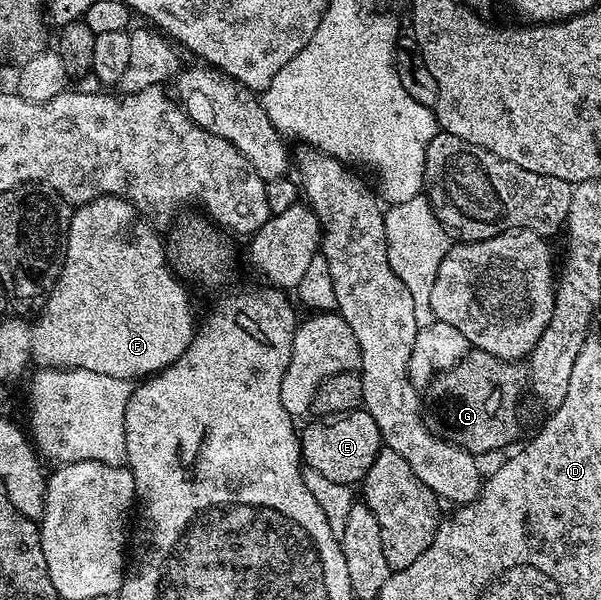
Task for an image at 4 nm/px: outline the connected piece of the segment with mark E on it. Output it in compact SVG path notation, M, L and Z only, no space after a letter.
M361 407L333 419L314 419L306 430L301 430L300 444L305 468L320 471L320 475L332 479L332 483L351 487L365 479L368 467L372 467L376 455L384 448L376 419Z

